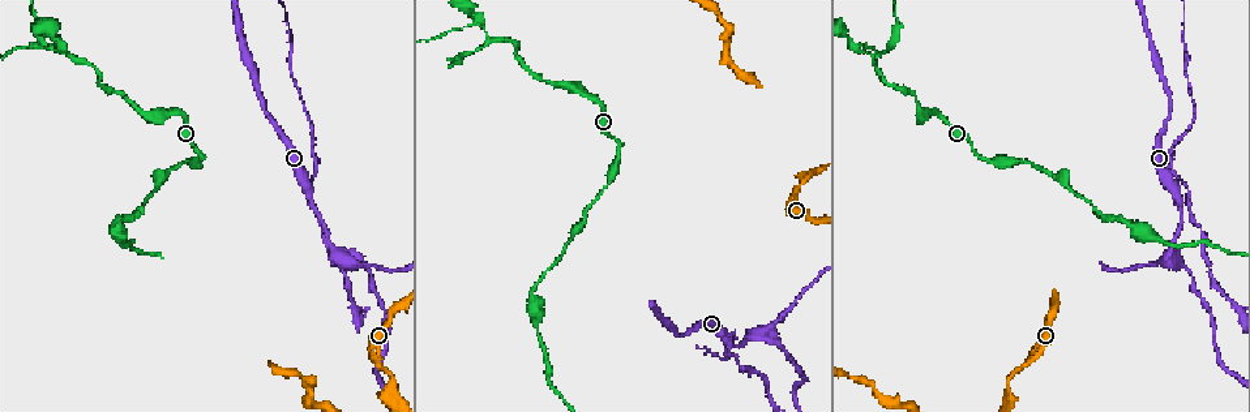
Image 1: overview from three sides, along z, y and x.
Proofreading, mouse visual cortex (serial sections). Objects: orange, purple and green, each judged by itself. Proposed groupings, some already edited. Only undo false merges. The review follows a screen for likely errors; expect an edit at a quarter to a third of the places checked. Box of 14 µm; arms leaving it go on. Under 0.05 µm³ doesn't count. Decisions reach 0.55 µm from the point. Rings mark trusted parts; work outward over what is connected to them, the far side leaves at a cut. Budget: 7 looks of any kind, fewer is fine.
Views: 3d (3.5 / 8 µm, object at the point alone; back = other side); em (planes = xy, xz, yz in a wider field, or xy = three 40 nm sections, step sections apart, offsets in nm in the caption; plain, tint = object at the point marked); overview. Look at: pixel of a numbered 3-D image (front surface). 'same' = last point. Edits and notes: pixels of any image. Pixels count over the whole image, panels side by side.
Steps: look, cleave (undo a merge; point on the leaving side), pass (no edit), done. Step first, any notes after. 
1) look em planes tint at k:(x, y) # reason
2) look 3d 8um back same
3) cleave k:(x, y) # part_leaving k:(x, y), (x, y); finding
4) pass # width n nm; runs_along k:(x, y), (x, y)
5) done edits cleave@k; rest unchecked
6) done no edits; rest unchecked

look 3d 3.5um back at 1:(71, 56) # branch point

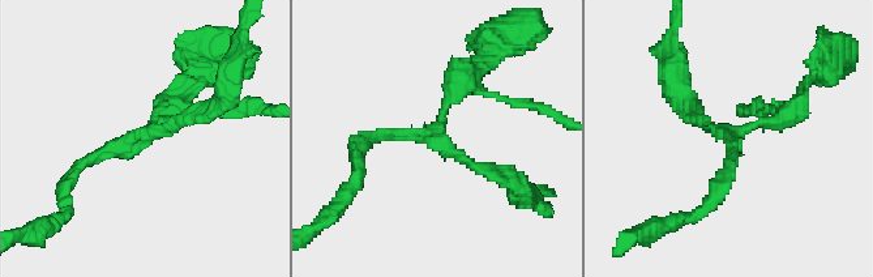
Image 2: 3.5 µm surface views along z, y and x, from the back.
look em xy step 5 tint at 2:(426, 135) # arms 3; arm_widths 150, 150, 200 nm; need the tissue

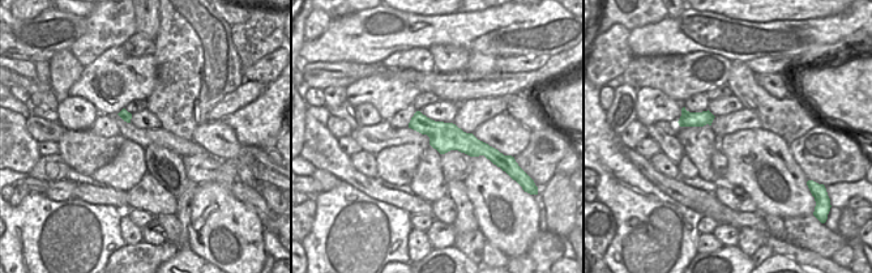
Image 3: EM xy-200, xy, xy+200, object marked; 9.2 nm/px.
pass # runs_along 2:(68, 180), (176, 105); all the same cell

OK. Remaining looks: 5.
look 3d 3.5um at 1:(727, 344) # thin neck

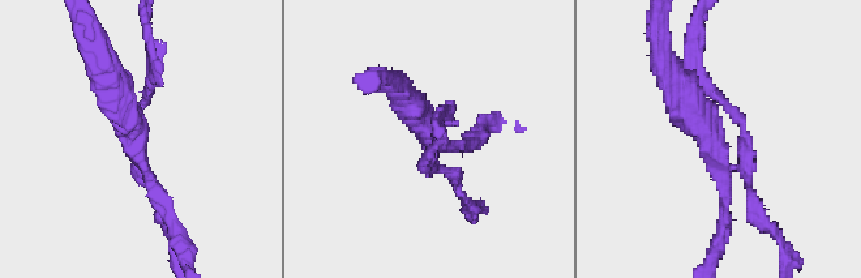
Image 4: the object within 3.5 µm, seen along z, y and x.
look em xy step 5 tint at 4:(718, 159) # arms 4; arm_widths 150, 150, 150, 400 nm

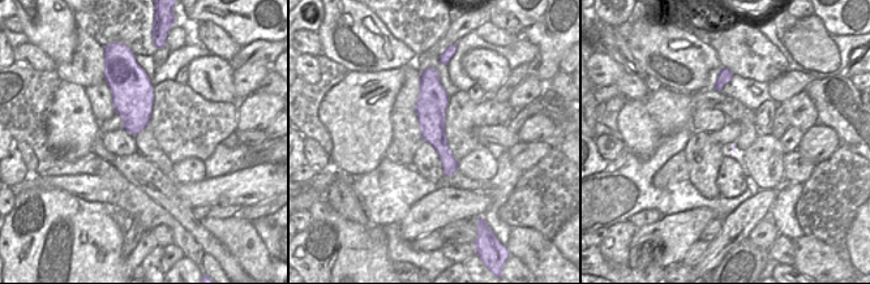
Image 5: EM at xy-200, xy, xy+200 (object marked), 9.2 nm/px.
cleave 4:(449, 119) # part_leaving 4:(433, 158), (478, 209); two cells meet here

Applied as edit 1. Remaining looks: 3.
done edits cleave@4; rest unchecked

